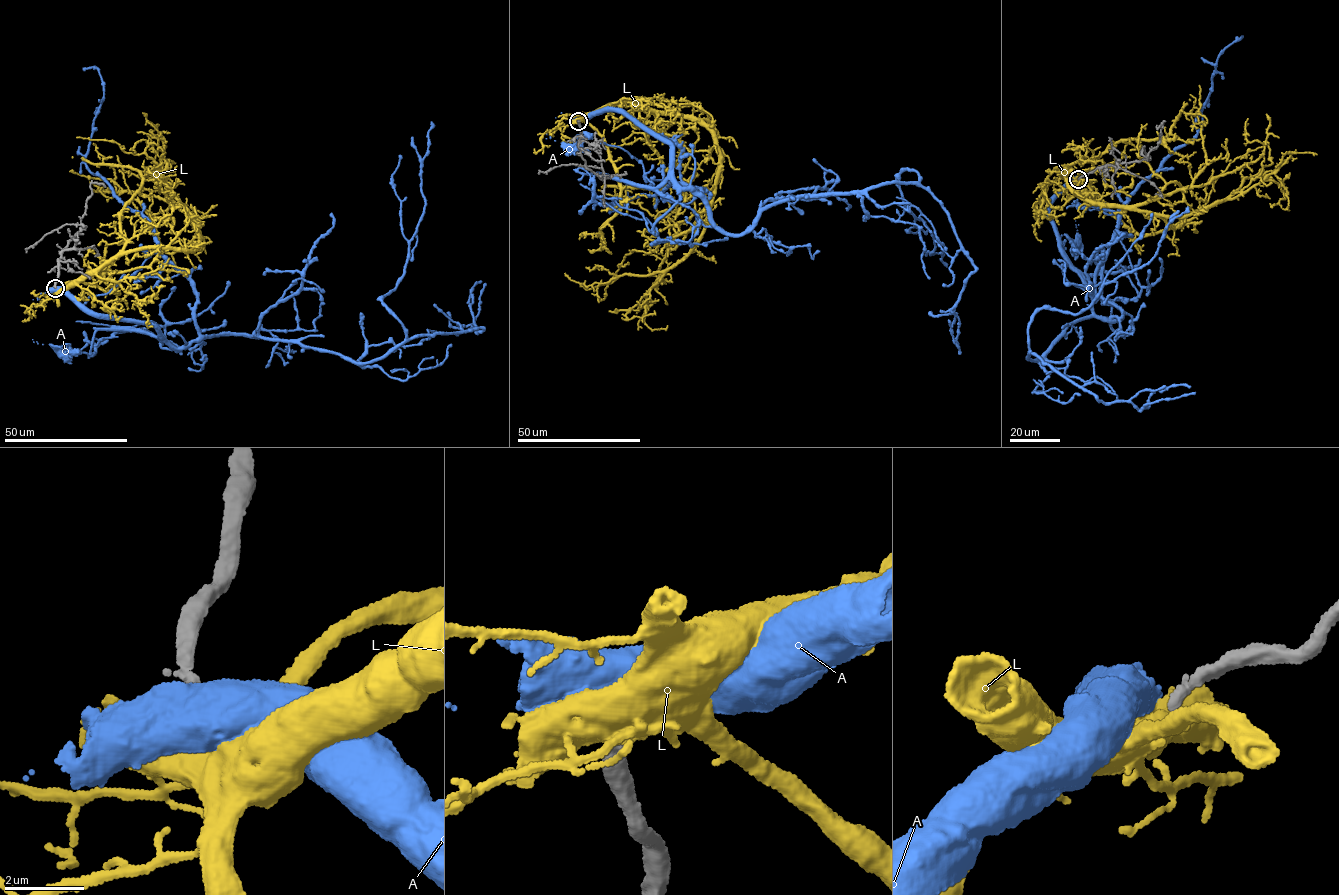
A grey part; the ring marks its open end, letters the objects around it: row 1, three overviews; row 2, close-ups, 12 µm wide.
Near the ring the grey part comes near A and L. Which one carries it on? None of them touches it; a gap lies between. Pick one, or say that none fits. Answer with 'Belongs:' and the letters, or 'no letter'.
Belongs: L

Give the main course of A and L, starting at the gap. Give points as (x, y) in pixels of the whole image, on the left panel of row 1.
A: (54, 288), (177, 348), (237, 333), (372, 362), (406, 336), (382, 300), (424, 213), (432, 122)
L: (55, 288), (68, 288), (124, 254), (146, 248), (191, 250), (201, 236), (168, 202), (69, 171)

